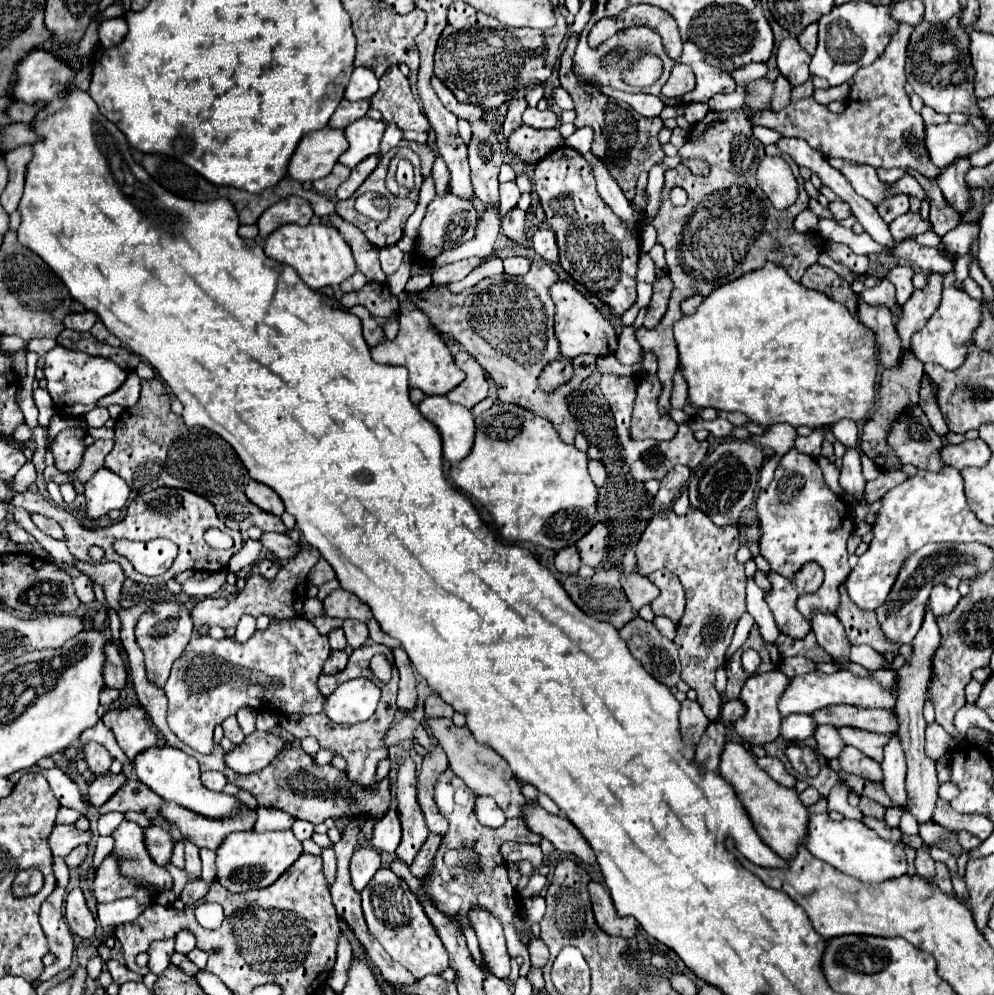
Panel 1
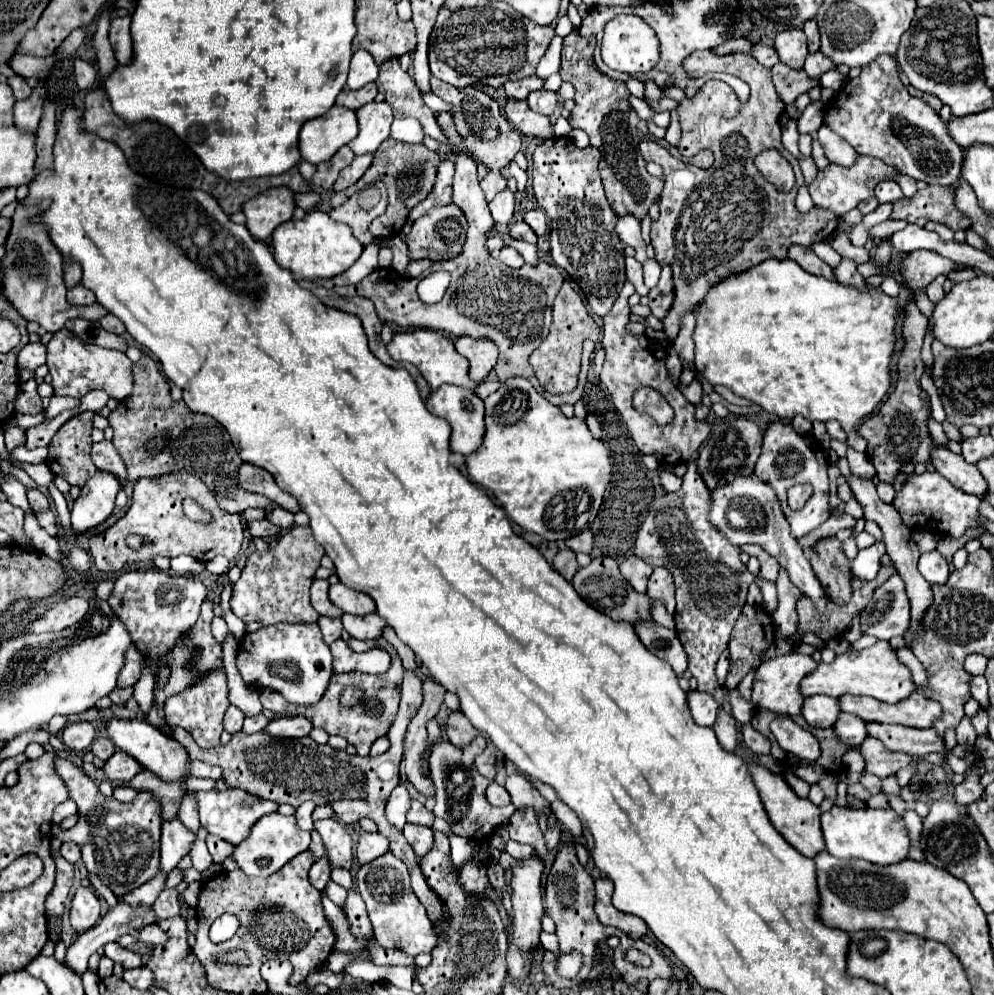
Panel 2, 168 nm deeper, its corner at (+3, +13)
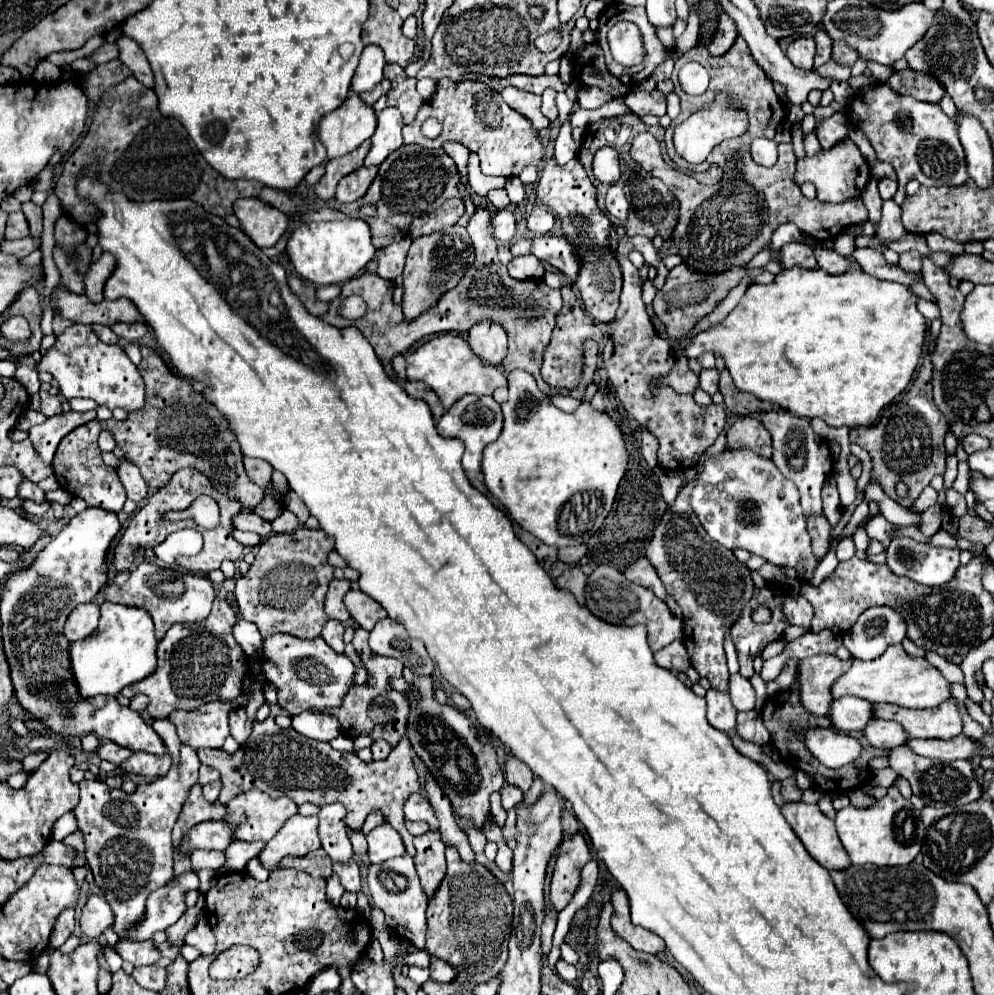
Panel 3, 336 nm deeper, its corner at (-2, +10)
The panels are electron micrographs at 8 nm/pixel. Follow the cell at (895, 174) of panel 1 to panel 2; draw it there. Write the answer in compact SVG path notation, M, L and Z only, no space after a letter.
M860 155L856 165L850 167L850 169L836 167L832 163L826 171L818 171L814 183L808 189L810 189L810 195L812 195L812 199L814 199L814 203L818 207L830 209L834 215L842 217L850 209L854 209L860 201L872 197L874 195L874 187L876 187L878 181L888 181L888 179L894 181L896 177L900 177L900 171L896 171L894 167L890 167L886 163L880 163L880 159L876 159L876 157L862 157Z

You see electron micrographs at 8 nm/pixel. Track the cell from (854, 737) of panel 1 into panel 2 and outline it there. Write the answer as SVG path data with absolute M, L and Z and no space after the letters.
M866 723L870 737L880 739L890 751L902 751L908 755L926 755L932 751L946 753L942 739L932 729L912 729L904 725Z

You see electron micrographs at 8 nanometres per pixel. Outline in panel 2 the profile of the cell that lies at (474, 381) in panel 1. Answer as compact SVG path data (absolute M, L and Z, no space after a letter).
M458 337L456 351L470 361L470 379L482 383L490 369L496 365L498 351L492 341L488 339L472 339L472 337Z

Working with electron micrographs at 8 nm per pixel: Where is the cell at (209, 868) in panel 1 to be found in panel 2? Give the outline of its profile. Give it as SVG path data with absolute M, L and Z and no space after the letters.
M208 835L206 845L208 845L208 851L210 851L214 863L218 863L218 865L220 865L226 857L230 857L230 853L232 853L232 845L230 845L230 843L224 843L222 839L216 839L216 835Z

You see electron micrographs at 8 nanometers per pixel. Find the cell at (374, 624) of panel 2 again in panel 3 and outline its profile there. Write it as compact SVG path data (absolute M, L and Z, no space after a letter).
M391 618L377 622L371 632L369 646L375 654L399 658L405 666L411 666L411 672L419 676L431 676L435 670L435 664L429 658L423 642L409 638L407 630Z

